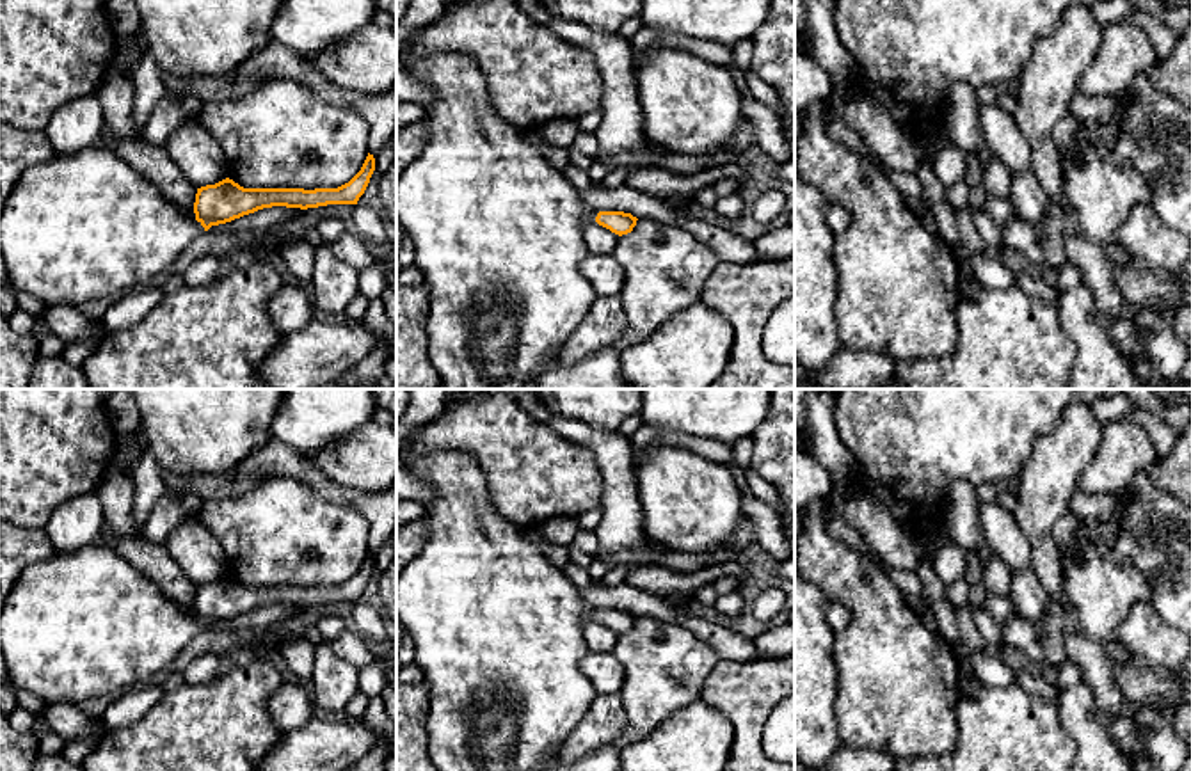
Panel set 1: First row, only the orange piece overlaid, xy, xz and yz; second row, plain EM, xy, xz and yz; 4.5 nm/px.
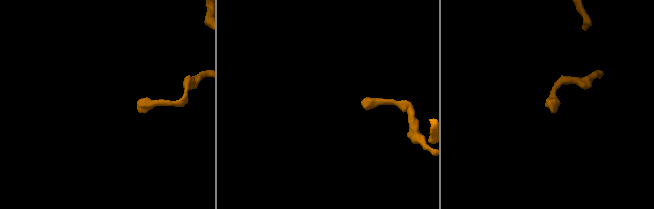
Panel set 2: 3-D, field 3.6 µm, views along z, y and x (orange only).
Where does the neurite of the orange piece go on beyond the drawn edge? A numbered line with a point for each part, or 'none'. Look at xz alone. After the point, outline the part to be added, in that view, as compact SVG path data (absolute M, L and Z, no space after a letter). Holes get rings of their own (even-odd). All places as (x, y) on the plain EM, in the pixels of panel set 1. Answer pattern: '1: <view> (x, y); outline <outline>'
1: xz (498, 631); outline M420 430L407 435L398 458L432 490L425 506L428 538L396 576L396 615L414 641L414 664L430 689L428 757L437 771L535 771L548 755L558 759L571 730L597 696L580 661L588 652L583 624L596 620L599 609L581 600L580 590L526 538L526 528L496 512L476 460L453 449L418 455L412 442Z

